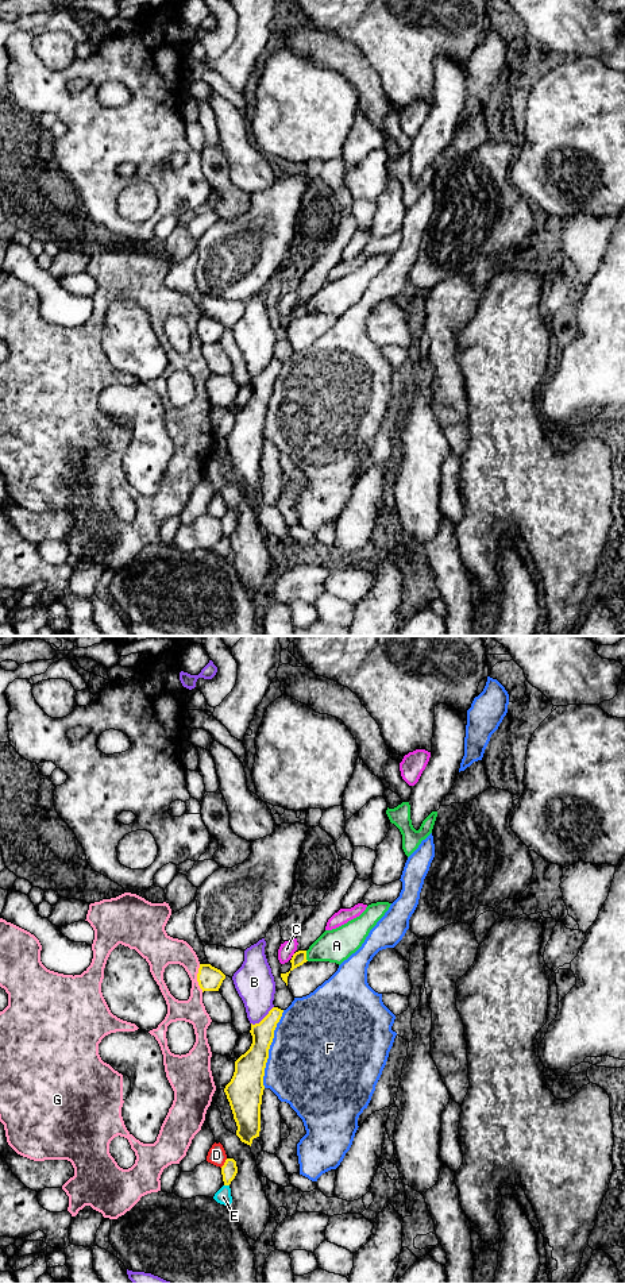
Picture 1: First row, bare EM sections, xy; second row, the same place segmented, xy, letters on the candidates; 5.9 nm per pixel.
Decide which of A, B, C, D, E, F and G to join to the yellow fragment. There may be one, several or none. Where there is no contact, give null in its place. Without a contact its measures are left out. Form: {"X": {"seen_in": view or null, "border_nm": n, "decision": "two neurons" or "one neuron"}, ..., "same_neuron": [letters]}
{"A": {"seen_in": "xy", "border_nm": 70, "decision": "two neurons"}, "B": {"seen_in": "xy", "border_nm": 170, "decision": "two neurons"}, "C": {"seen_in": null, "decision": "two neurons"}, "D": {"seen_in": "xy", "border_nm": 70, "decision": "two neurons"}, "E": {"seen_in": "xy", "border_nm": 30, "decision": "two neurons"}, "F": {"seen_in": "xy", "border_nm": 480, "decision": "two neurons"}, "G": {"seen_in": "xy", "border_nm": 170, "decision": "two neurons"}, "same_neuron": []}

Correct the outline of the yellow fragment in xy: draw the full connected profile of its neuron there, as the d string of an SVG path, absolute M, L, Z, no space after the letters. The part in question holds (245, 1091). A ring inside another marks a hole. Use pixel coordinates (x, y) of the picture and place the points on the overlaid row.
M273 1007L259 1023L251 1023L252 1044L235 1061L234 1076L224 1088L238 1126L236 1135L250 1146L252 1140L259 1137L261 1131L265 1068L274 1030L282 1013L283 1010Z

